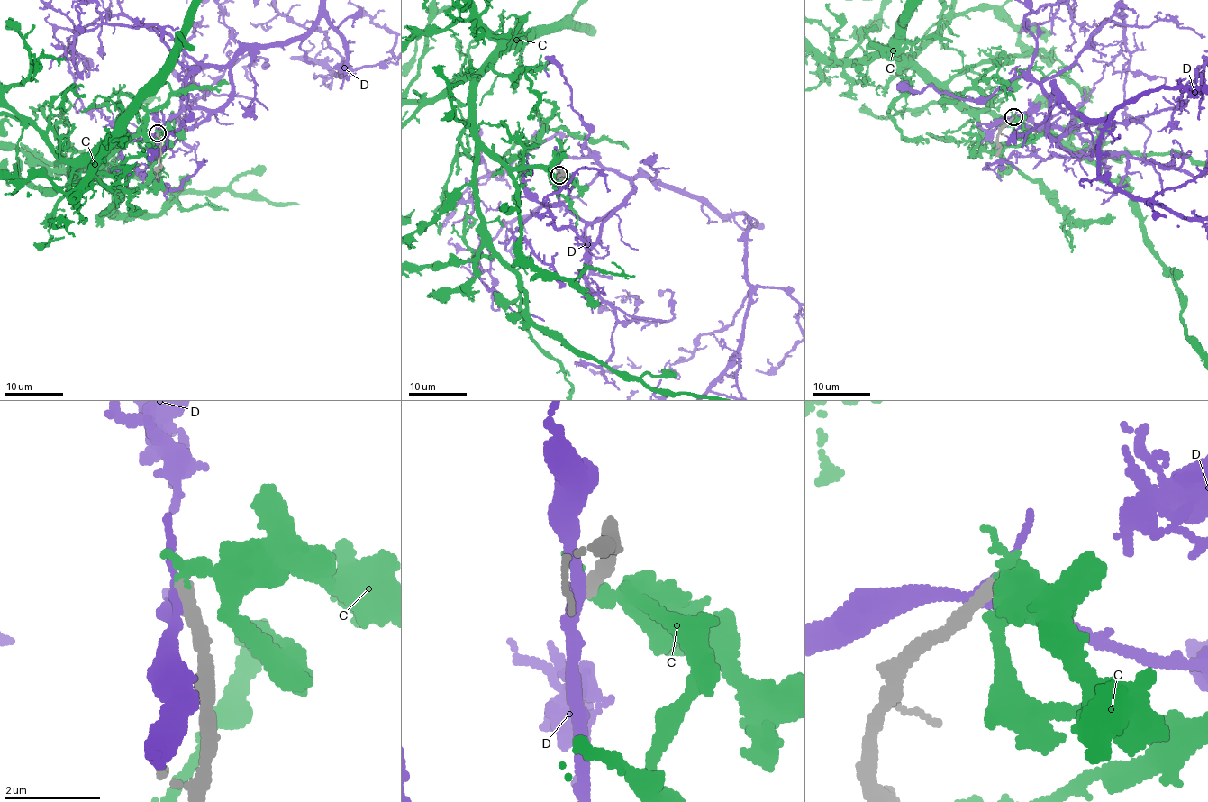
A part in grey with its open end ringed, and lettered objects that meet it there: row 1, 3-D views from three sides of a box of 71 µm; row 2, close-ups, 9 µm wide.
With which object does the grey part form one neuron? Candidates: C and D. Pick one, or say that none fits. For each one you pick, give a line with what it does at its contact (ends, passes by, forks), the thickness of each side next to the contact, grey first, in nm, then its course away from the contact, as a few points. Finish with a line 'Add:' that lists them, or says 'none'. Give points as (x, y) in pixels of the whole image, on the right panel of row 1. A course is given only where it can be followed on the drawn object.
Add: none

